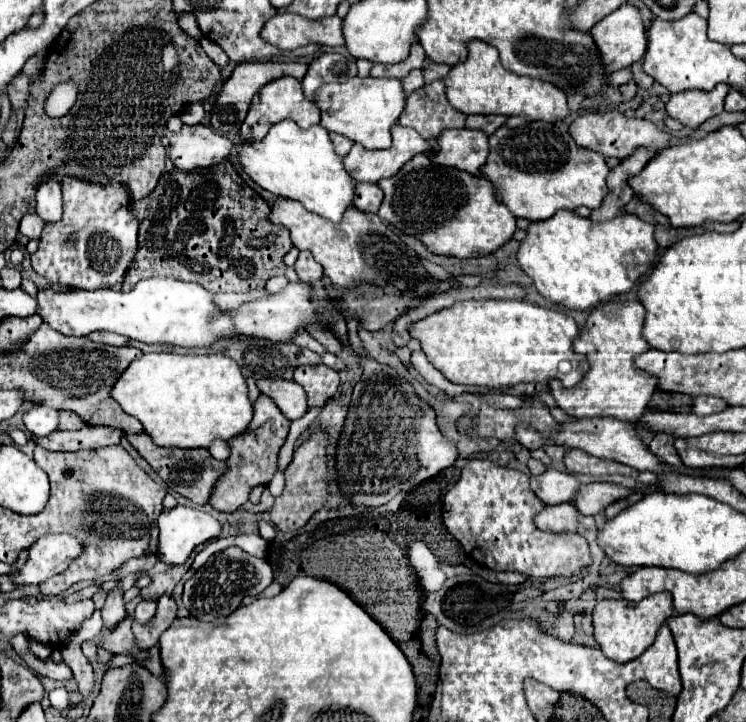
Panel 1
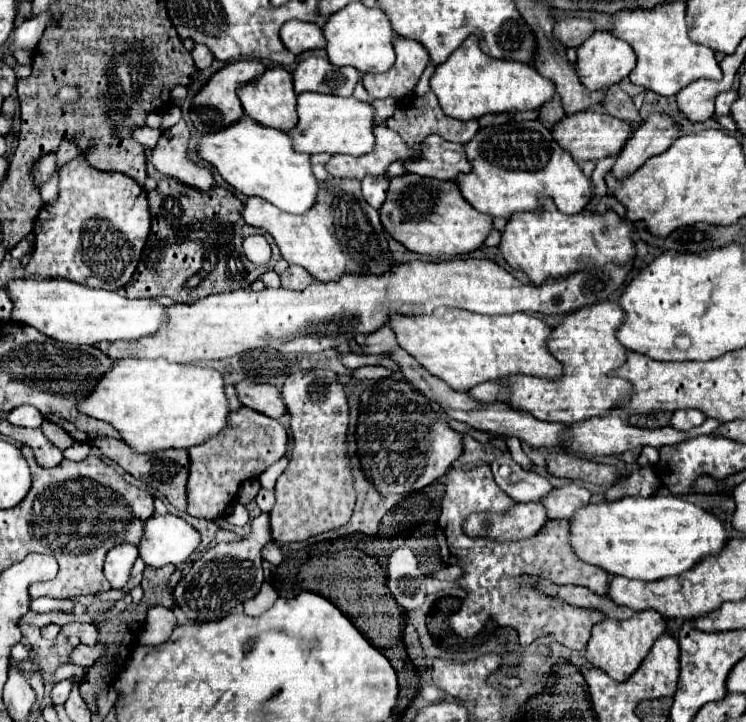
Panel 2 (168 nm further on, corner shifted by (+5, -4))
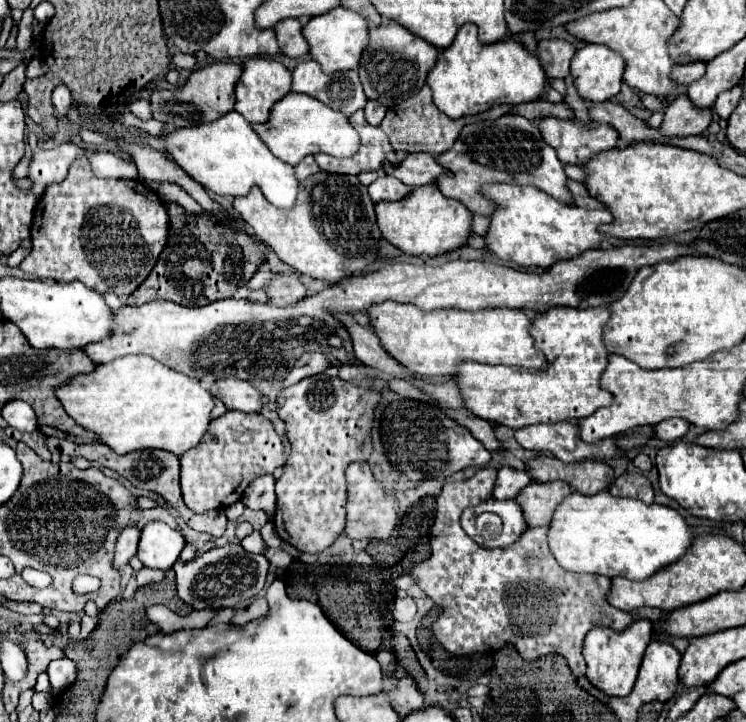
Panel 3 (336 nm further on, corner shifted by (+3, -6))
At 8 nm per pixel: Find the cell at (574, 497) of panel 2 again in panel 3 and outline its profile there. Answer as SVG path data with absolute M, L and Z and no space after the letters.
M561 480L539 484L531 482L527 488L519 492L519 506L523 506L523 516L527 518L527 526L547 526L555 512L555 506L571 494L571 486Z

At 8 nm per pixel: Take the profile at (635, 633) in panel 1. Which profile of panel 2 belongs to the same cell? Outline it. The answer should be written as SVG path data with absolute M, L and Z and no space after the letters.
M643 610L637 612L633 618L629 620L613 620L613 618L605 618L603 622L595 624L591 630L591 640L587 644L587 660L601 668L603 672L607 672L613 680L623 682L627 680L637 666L643 662L643 658L647 656L647 652L651 650L653 642L667 630L667 622L665 618L657 612L657 610Z

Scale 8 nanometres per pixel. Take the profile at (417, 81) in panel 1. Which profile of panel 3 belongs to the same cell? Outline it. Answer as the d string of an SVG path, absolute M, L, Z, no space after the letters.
M369 100L367 106L365 106L365 120L369 124L373 124L373 126L379 126L381 120L383 120L383 116L385 116L385 112L387 112L387 108L383 108L381 104L377 104L375 100Z

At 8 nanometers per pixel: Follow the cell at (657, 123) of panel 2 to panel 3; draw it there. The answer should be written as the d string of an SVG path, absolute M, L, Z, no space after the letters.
M679 94L665 110L665 120L659 130L665 136L701 134L709 128L711 118L713 118L713 106L709 106L707 110L695 110L687 94Z

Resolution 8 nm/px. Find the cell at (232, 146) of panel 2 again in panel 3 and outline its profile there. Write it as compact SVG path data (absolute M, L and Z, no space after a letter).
M229 112L215 122L175 128L159 138L165 142L169 156L195 178L195 182L219 196L245 196L251 186L259 186L265 198L277 208L291 208L295 204L297 180L293 166L275 158L239 112Z

